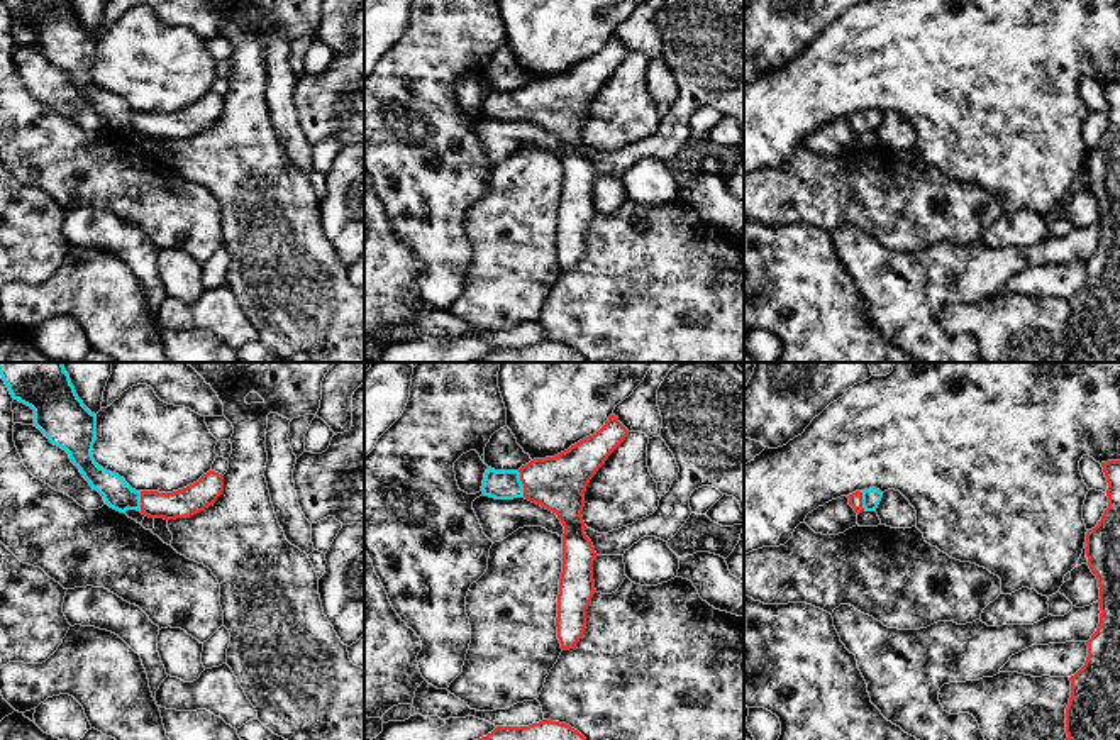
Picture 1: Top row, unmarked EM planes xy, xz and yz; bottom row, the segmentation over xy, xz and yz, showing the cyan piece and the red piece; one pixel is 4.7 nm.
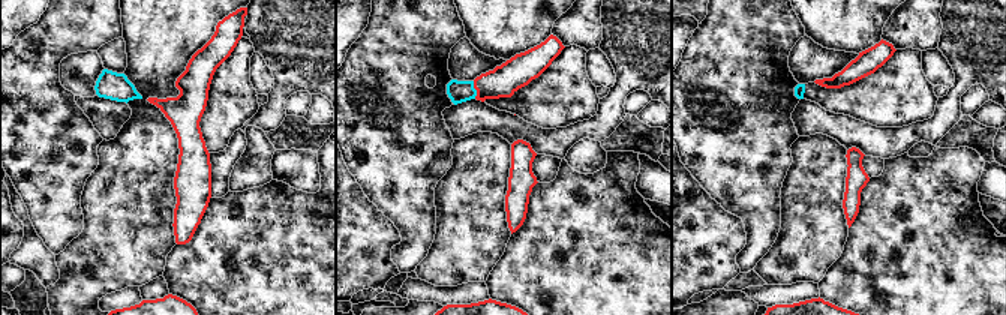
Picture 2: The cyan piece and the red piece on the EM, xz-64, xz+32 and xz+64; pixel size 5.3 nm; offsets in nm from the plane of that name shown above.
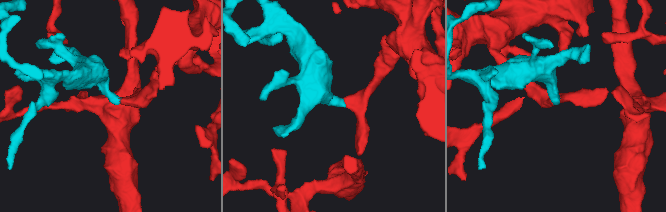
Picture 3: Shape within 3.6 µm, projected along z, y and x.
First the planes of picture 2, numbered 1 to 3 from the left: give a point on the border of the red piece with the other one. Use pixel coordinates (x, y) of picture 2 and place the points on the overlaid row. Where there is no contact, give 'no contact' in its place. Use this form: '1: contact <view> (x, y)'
1: no contact
2: contact xz+32 (476, 90)
3: no contact

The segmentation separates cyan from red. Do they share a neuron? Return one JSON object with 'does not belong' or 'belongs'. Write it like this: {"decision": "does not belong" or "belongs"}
{"decision": "belongs"}

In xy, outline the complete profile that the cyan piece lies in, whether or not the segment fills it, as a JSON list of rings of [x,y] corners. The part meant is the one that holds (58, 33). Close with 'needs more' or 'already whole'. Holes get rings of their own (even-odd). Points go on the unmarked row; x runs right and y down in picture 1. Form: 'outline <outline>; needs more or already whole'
outline [[[3,0],[12,19],[34,30],[37,47],[51,64],[69,75],[71,83],[97,110],[105,125],[125,134],[137,130],[149,139],[190,139],[213,125],[224,112],[224,97],[208,91],[197,103],[173,112],[136,112],[124,98],[93,80],[97,36],[78,19],[71,0]]]; needs more

